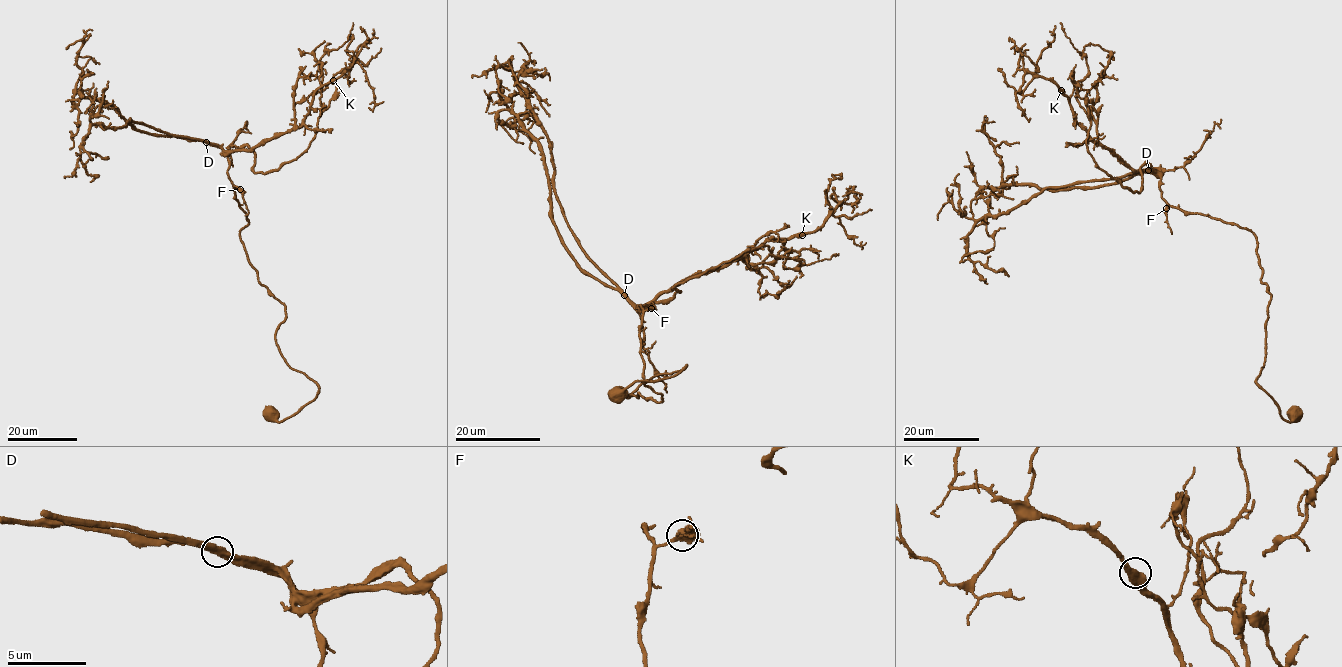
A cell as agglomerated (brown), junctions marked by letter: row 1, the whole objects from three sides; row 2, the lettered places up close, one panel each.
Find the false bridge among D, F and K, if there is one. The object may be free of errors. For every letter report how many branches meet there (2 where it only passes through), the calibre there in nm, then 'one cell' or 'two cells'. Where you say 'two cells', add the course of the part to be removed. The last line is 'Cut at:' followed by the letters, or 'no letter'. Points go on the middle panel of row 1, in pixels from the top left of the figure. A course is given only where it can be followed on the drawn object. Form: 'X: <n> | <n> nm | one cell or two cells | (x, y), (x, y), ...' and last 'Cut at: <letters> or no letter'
D: 2 | 440 nm | one cell
F: 2 | 440 nm | one cell
K: 2 | 440 nm | one cell
Cut at: no letter

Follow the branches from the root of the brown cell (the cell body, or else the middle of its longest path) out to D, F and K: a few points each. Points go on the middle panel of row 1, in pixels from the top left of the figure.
D: (616, 393), (686, 366), (644, 383), (662, 401), (627, 397), (644, 379), (645, 307), (624, 295)
F: (616, 393), (686, 366), (644, 383), (662, 401), (626, 397), (644, 379), (639, 326), (651, 308)
K: (616, 393), (686, 366), (644, 383), (662, 401), (626, 397), (644, 379), (640, 305), (767, 240), (802, 235)

